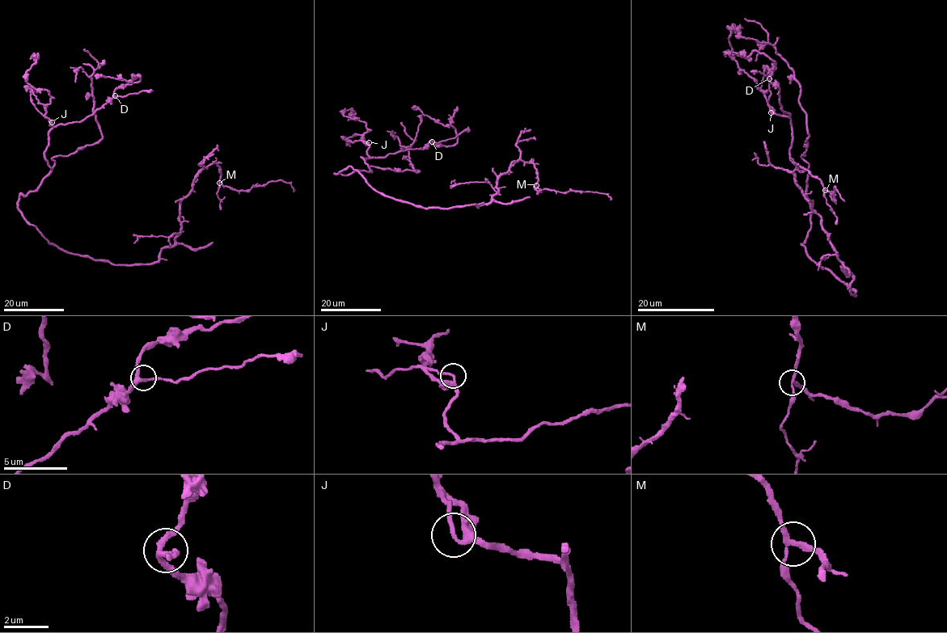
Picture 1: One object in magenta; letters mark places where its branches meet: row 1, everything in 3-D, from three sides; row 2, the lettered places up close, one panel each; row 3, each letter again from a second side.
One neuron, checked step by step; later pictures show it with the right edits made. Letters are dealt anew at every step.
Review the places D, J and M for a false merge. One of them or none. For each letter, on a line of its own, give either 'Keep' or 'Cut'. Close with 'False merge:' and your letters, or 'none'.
D: Keep
J: Keep
M: Keep
False merge: none

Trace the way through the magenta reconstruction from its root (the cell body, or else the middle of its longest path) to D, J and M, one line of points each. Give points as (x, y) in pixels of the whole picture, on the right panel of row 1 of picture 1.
D: (834, 276), (801, 244), (810, 227), (808, 171), (790, 159), (790, 115), (782, 109), (779, 88), (769, 78)
J: (834, 276), (819, 267), (801, 244), (810, 227), (808, 171), (801, 171), (789, 157), (790, 118), (770, 112)
M: (834, 276), (855, 296), (850, 293), (852, 276), (795, 180), (796, 165), (817, 177), (825, 190)

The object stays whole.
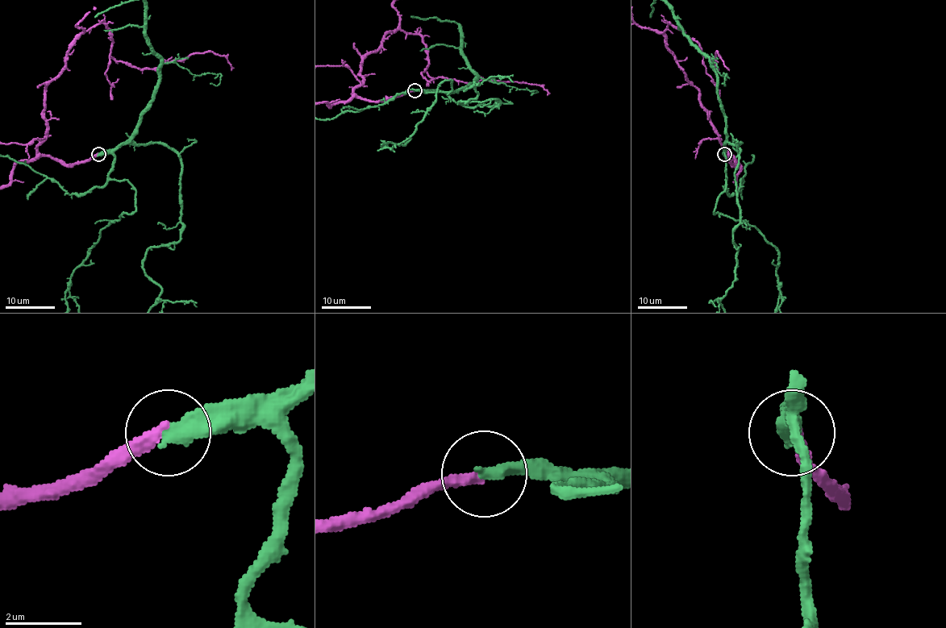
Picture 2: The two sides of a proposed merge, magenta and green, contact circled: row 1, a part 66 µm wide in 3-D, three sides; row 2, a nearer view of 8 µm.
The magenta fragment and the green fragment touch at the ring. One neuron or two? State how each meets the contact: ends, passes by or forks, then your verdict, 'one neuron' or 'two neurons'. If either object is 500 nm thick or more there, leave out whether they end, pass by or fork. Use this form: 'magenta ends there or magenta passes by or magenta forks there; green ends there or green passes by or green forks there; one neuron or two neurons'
magenta ends there; green ends there; two neurons

